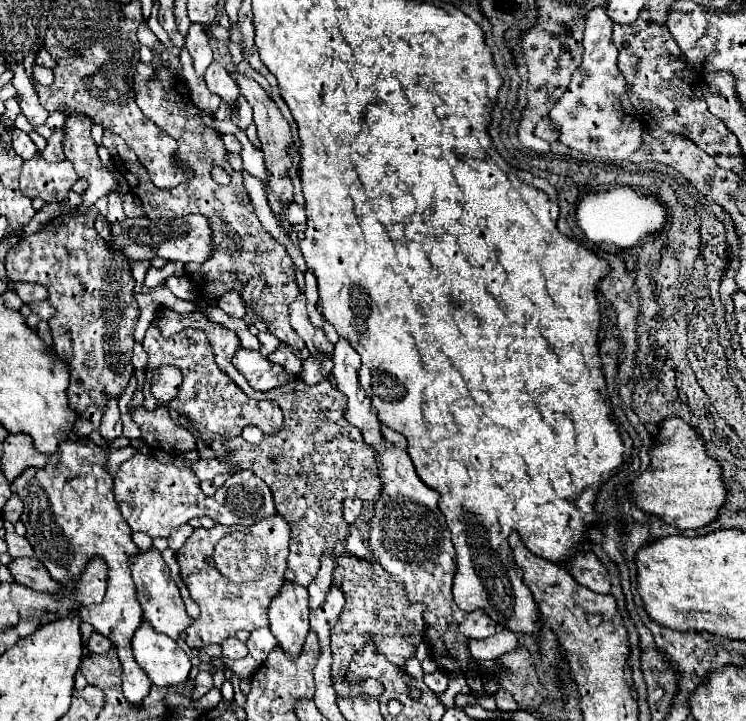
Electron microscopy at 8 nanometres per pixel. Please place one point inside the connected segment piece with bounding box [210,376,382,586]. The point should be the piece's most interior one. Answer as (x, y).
(318, 459)

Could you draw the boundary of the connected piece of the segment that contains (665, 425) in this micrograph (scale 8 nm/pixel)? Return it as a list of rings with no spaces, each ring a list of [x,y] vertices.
[[[662,420],[650,448],[650,468],[632,484],[628,484],[630,502],[680,530],[702,528],[710,524],[718,516],[718,508],[726,498],[726,488],[720,480],[722,468],[716,460],[706,456],[706,448],[702,446],[704,442],[684,420]]]

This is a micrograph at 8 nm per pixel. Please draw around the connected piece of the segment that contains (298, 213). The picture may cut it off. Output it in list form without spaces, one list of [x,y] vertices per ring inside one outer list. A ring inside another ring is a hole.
[[[292,201],[285,210],[285,216],[292,226],[306,223],[306,213],[303,208]],[[294,214],[294,216],[292,216]]]

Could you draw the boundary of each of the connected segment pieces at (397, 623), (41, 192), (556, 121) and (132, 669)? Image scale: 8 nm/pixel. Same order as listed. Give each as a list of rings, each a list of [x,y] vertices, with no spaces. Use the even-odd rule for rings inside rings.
[[[348,552],[338,556],[332,584],[338,584],[346,596],[342,620],[338,620],[330,632],[334,690],[342,697],[365,695],[379,700],[383,687],[377,680],[369,679],[351,685],[346,681],[346,668],[354,652],[358,652],[358,648],[362,648],[364,644],[372,642],[378,652],[382,652],[390,662],[404,670],[406,660],[414,658],[416,646],[422,642],[422,634],[426,628],[422,614],[426,610],[426,604],[410,604],[410,600],[406,600],[406,592],[402,592],[402,584],[394,584],[394,580],[390,580],[388,572],[380,564],[374,566],[372,562]]]
[[[40,154],[36,160],[26,160],[20,174],[20,190],[28,198],[42,198],[44,202],[62,202],[72,184],[78,180],[70,160],[48,164]]]
[[[606,6],[592,8],[586,14],[582,64],[572,74],[572,80],[562,98],[548,112],[548,118],[550,126],[558,132],[560,144],[582,154],[622,162],[638,152],[638,148],[642,146],[644,126],[634,104],[630,102],[626,78],[616,66],[618,48],[612,42],[612,26],[612,20],[606,16]]]
[[[90,438],[64,440],[44,468],[26,468],[26,472],[14,480],[14,488],[24,502],[20,520],[28,530],[26,540],[32,544],[34,556],[46,566],[56,582],[74,588],[92,556],[102,556],[106,560],[110,578],[102,604],[80,608],[78,614],[82,622],[92,624],[96,632],[108,636],[118,648],[118,658],[124,670],[124,696],[138,704],[152,686],[150,678],[138,668],[130,646],[132,634],[142,622],[142,608],[136,600],[136,588],[128,568],[128,558],[138,552],[138,546],[132,542],[132,530],[114,500],[112,476],[106,472],[106,454],[108,452],[102,452],[102,446],[94,444]]]

